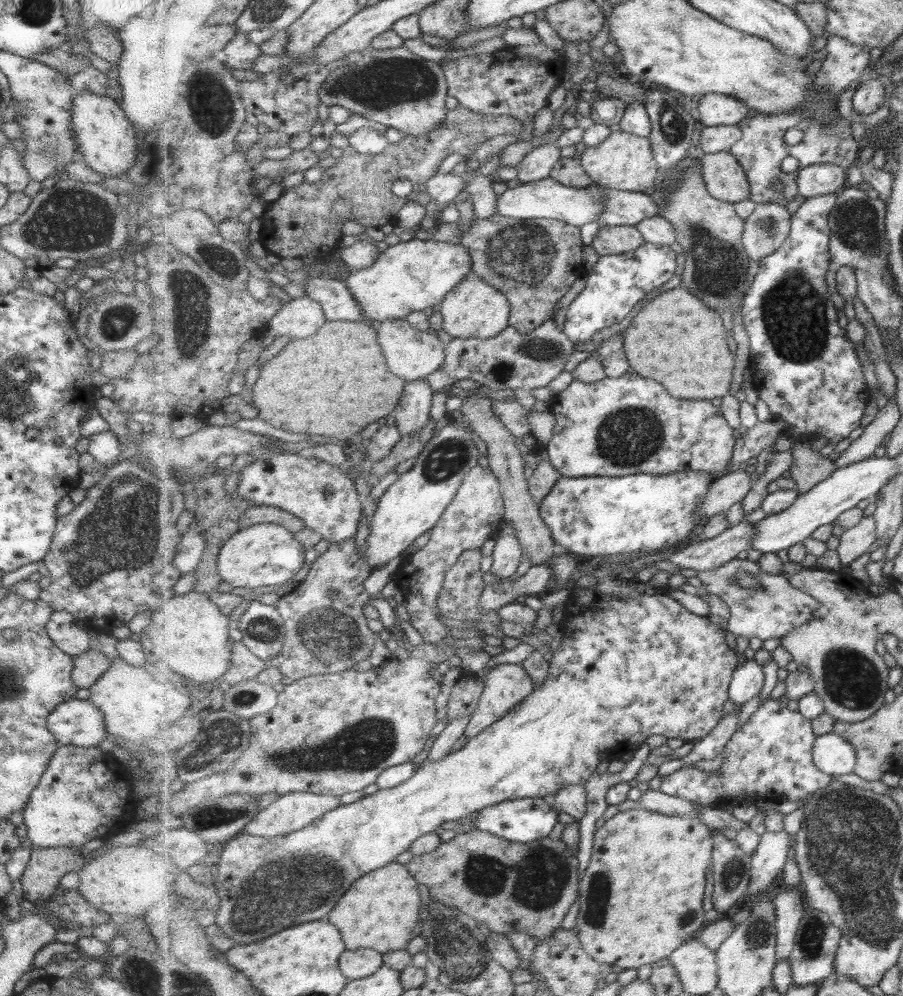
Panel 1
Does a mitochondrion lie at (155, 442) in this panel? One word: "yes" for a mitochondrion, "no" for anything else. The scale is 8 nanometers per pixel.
no

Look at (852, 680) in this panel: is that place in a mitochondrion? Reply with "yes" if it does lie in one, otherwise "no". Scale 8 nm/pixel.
yes

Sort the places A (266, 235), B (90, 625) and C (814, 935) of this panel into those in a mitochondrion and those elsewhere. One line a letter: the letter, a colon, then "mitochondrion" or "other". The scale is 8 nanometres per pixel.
A: other
B: other
C: mitochondrion

